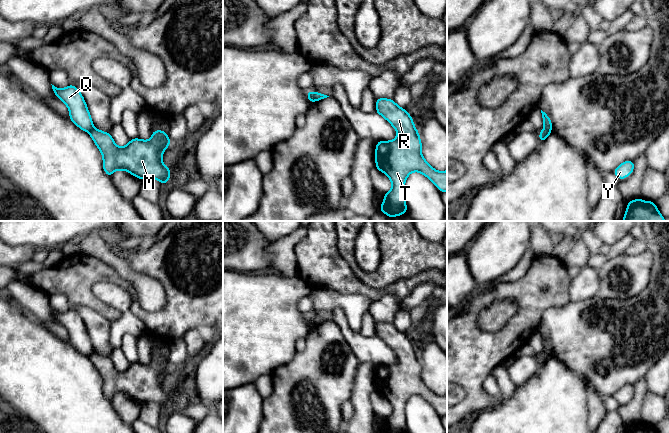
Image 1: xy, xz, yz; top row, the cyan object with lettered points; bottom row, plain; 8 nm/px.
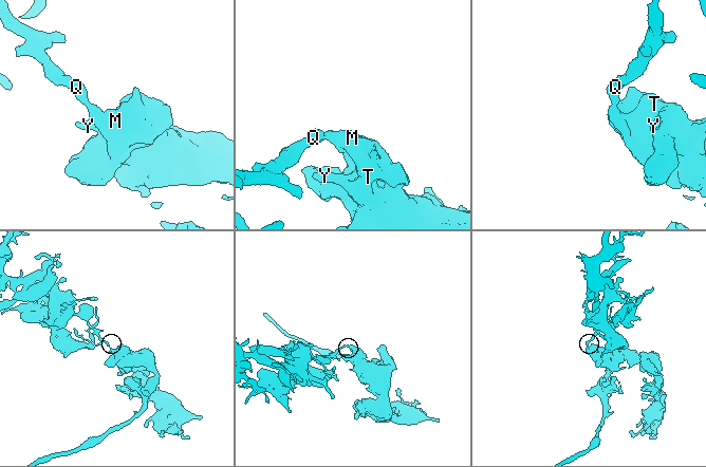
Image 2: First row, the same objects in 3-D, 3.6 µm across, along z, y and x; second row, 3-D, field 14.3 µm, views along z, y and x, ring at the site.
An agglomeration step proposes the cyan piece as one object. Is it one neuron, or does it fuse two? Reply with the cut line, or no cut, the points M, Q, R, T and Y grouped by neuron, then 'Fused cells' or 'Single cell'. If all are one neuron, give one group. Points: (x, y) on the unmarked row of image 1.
Split along xz (311, 316), (315, 324). Groups: M R T Y / Q. Fused cells

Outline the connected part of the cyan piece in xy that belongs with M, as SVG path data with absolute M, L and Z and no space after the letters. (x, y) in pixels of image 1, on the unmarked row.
M93 352L89 358L103 380L103 393L109 401L111 401L115 394L125 394L140 404L155 402L162 408L168 407L171 394L162 385L165 373L171 368L166 356L155 354L148 365L139 362L131 363L122 372L115 368L110 357Z

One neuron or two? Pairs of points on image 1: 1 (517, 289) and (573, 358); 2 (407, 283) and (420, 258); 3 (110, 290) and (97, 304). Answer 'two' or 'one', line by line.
1: two
2: two
3: two

